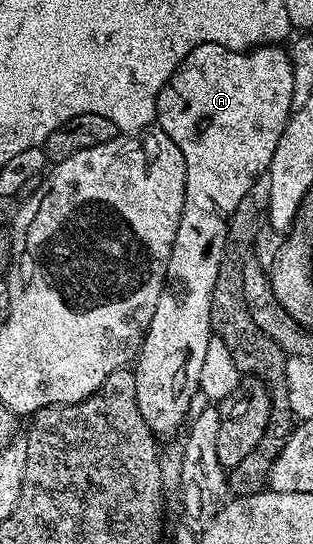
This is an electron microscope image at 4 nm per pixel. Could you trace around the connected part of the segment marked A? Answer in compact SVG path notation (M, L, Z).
M207 43L198 45L198 49L191 51L186 58L180 62L178 70L168 79L167 85L158 93L156 102L156 123L159 130L165 131L182 149L182 157L186 161L186 197L184 198L184 208L182 217L178 221L178 233L174 237L174 249L170 253L168 262L168 277L164 280L164 288L158 297L158 305L154 313L154 321L150 321L147 333L144 334L144 343L140 346L140 354L134 360L134 374L136 376L136 392L138 393L138 409L150 425L153 433L172 430L182 419L186 417L191 407L191 398L199 392L200 374L202 373L202 361L206 361L206 345L214 338L212 329L212 294L214 293L214 281L218 281L218 265L222 265L222 253L226 245L226 233L228 232L228 222L238 209L238 201L250 193L253 183L267 172L270 161L274 157L274 149L278 149L278 141L288 124L288 117L292 114L291 94L294 90L294 73L289 59L289 52L280 45L261 45L253 47L247 51L228 51L222 45Z

